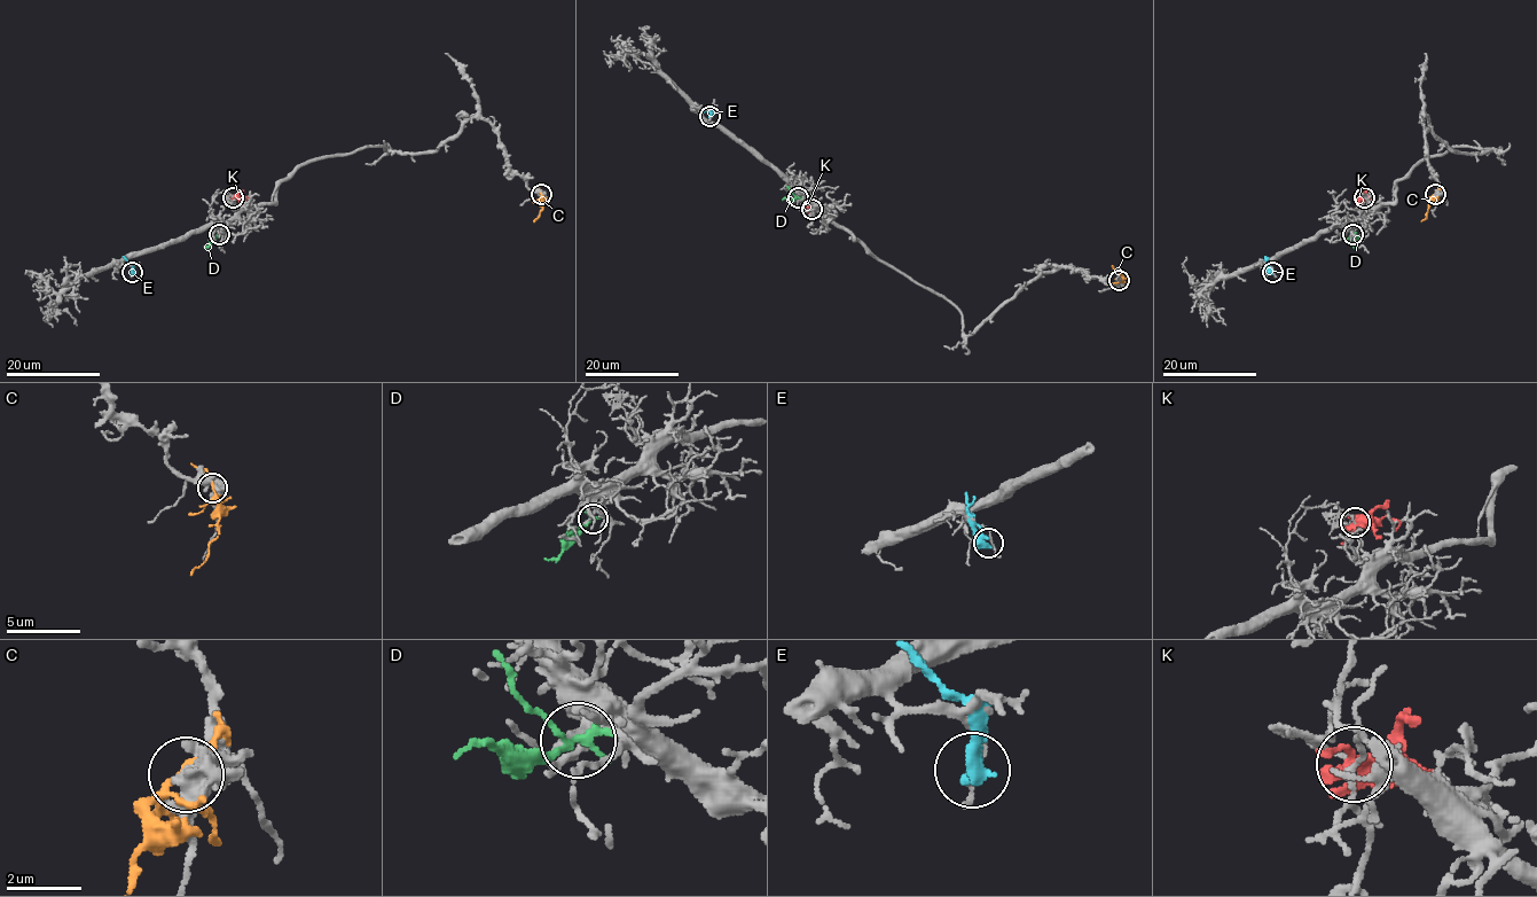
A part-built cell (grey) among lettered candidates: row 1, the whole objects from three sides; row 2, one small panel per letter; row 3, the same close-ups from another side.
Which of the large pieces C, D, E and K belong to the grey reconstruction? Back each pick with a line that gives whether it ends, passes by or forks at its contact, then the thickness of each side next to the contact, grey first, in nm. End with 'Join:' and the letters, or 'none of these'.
Join: none of these

